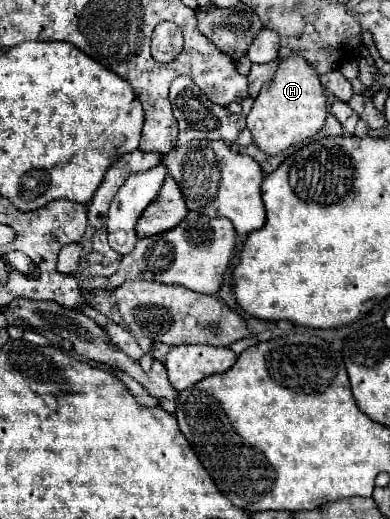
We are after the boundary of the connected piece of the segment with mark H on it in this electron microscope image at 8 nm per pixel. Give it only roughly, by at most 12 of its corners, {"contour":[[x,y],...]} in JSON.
{"contour":[[300,55],[280,61],[246,117],[264,153],[326,123],[320,75]]}

